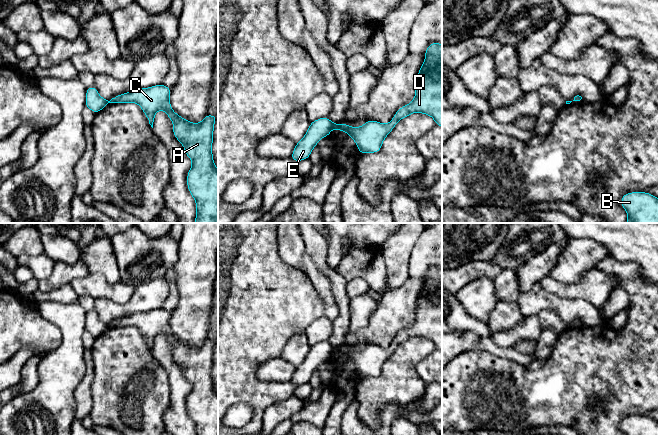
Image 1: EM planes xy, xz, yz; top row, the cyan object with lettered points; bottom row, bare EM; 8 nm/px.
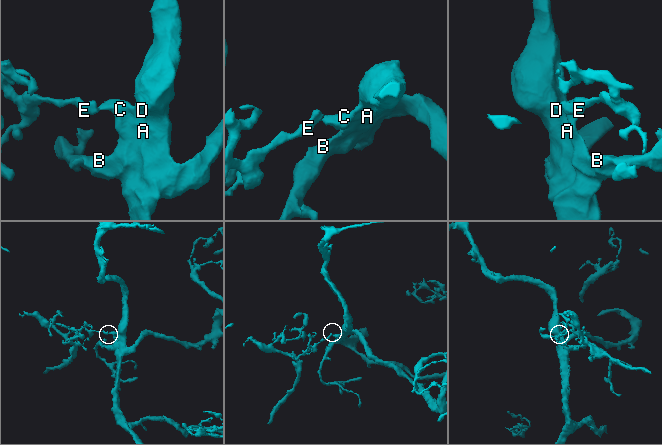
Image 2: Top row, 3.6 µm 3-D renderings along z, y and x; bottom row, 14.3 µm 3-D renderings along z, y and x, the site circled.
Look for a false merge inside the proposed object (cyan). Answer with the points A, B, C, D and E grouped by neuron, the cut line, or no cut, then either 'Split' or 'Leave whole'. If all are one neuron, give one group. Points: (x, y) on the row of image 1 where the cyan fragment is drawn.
Groups: A B C D / E. Split along xz (333, 124), (334, 127). Split

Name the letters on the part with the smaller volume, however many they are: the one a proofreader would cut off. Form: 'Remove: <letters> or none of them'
Remove: E

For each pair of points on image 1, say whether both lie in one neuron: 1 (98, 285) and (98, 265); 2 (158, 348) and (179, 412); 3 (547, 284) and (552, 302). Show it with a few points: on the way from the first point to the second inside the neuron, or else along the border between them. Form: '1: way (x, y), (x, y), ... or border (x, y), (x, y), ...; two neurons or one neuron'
1: border (89, 273), (101, 273), (112, 283), (120, 281); two neurons
2: way (169, 364), (175, 372), (178, 382), (178, 396); one neuron
3: border (539, 282), (549, 292), (571, 300); two neurons

